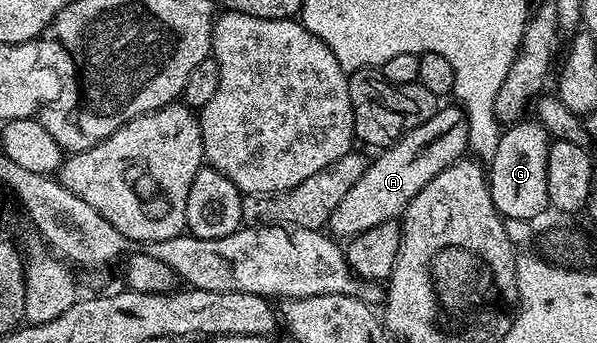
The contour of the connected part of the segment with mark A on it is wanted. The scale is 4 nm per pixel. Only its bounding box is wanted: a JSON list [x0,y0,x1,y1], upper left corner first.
[330,105,469,240]

